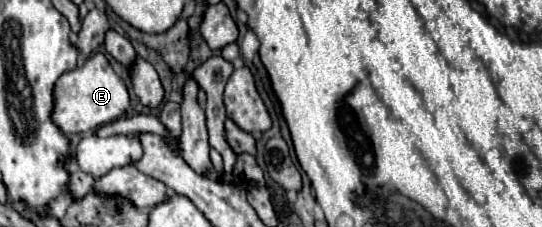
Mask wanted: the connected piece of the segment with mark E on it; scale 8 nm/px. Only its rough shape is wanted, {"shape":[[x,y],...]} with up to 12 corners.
{"shape":[[103,53],[63,73],[53,123],[89,133],[125,115],[129,93]]}

